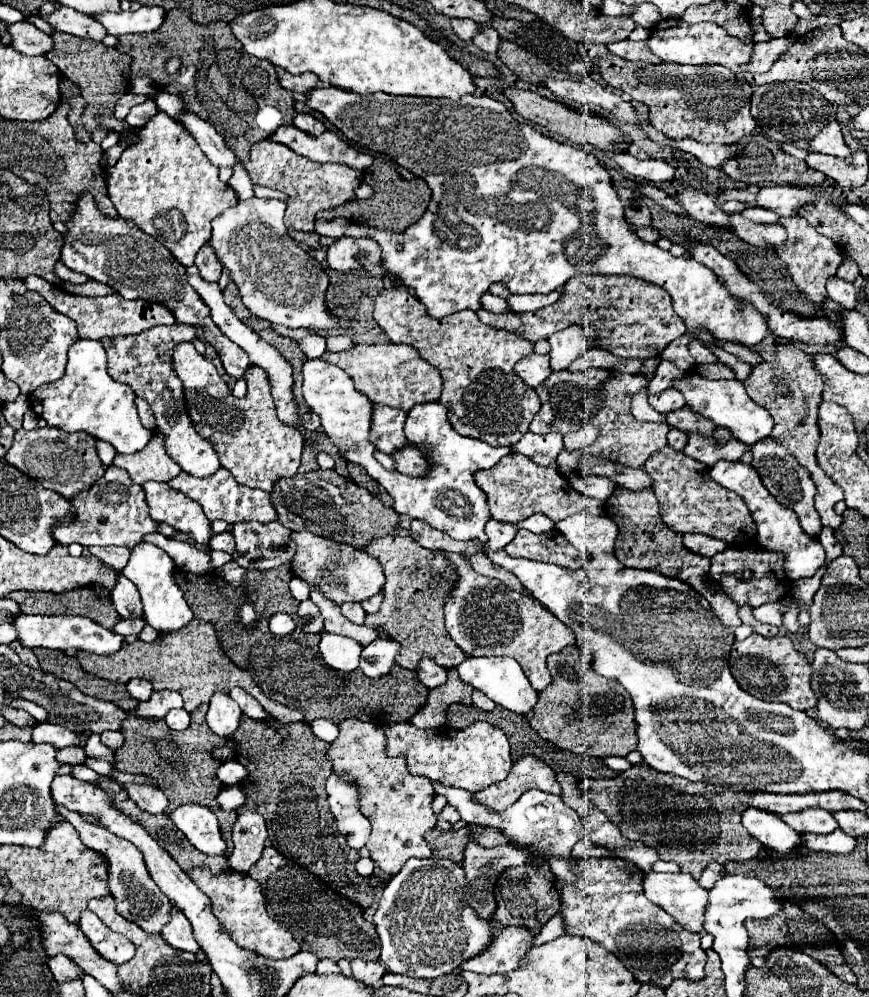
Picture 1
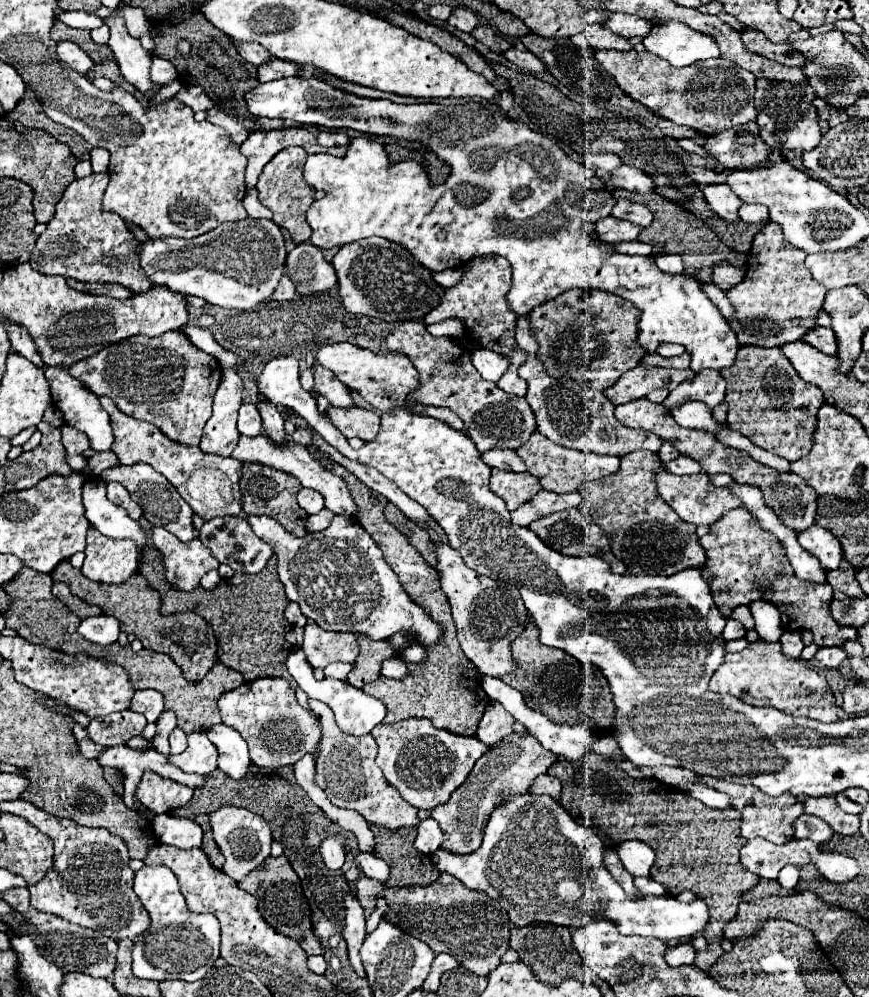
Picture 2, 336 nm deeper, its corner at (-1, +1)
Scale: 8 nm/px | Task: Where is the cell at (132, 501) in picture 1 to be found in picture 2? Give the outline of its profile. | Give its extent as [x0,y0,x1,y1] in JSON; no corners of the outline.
[107,481,143,519]

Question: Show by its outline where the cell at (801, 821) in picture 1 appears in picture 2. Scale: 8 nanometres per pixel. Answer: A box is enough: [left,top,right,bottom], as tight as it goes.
[705,777,805,845]

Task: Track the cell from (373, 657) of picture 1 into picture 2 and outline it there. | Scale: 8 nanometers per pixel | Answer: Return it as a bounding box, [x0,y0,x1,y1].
[325,663,353,679]

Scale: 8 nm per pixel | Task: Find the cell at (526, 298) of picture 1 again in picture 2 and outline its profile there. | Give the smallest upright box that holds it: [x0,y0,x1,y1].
[331,237,447,321]

